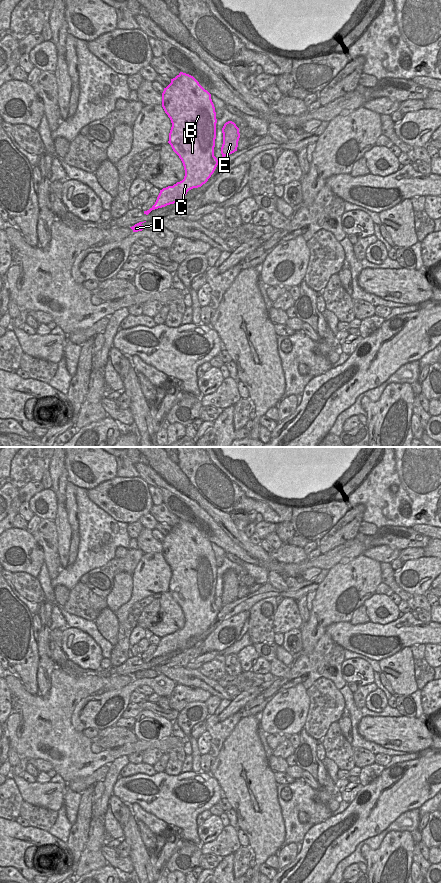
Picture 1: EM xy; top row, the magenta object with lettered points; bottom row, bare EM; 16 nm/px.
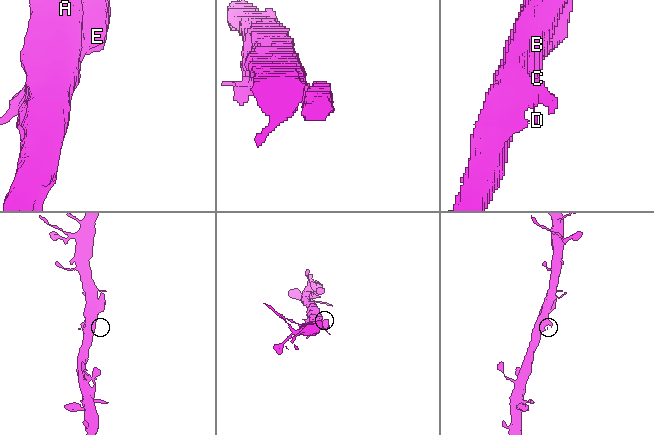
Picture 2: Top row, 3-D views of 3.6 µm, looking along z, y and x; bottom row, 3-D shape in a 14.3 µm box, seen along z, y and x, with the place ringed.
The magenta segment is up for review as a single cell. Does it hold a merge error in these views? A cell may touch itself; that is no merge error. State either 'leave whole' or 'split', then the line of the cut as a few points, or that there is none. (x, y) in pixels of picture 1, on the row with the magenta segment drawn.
leave whole; no cut

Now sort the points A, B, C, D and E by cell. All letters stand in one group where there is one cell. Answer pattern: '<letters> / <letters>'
A B C D E

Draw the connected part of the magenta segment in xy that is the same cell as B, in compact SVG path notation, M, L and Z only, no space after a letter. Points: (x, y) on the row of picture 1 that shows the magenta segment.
M180 72L162 93L162 107L171 120L168 143L181 159L185 176L180 182L160 190L155 204L144 214L177 202L187 202L185 195L193 188L201 187L214 173L218 160L214 156L216 139L216 112L211 94L191 75Z

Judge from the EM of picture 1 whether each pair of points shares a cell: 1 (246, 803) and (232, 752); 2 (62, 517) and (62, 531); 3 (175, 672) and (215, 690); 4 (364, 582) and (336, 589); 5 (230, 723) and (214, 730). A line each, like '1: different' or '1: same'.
1: same
2: same
3: same
4: same
5: same

